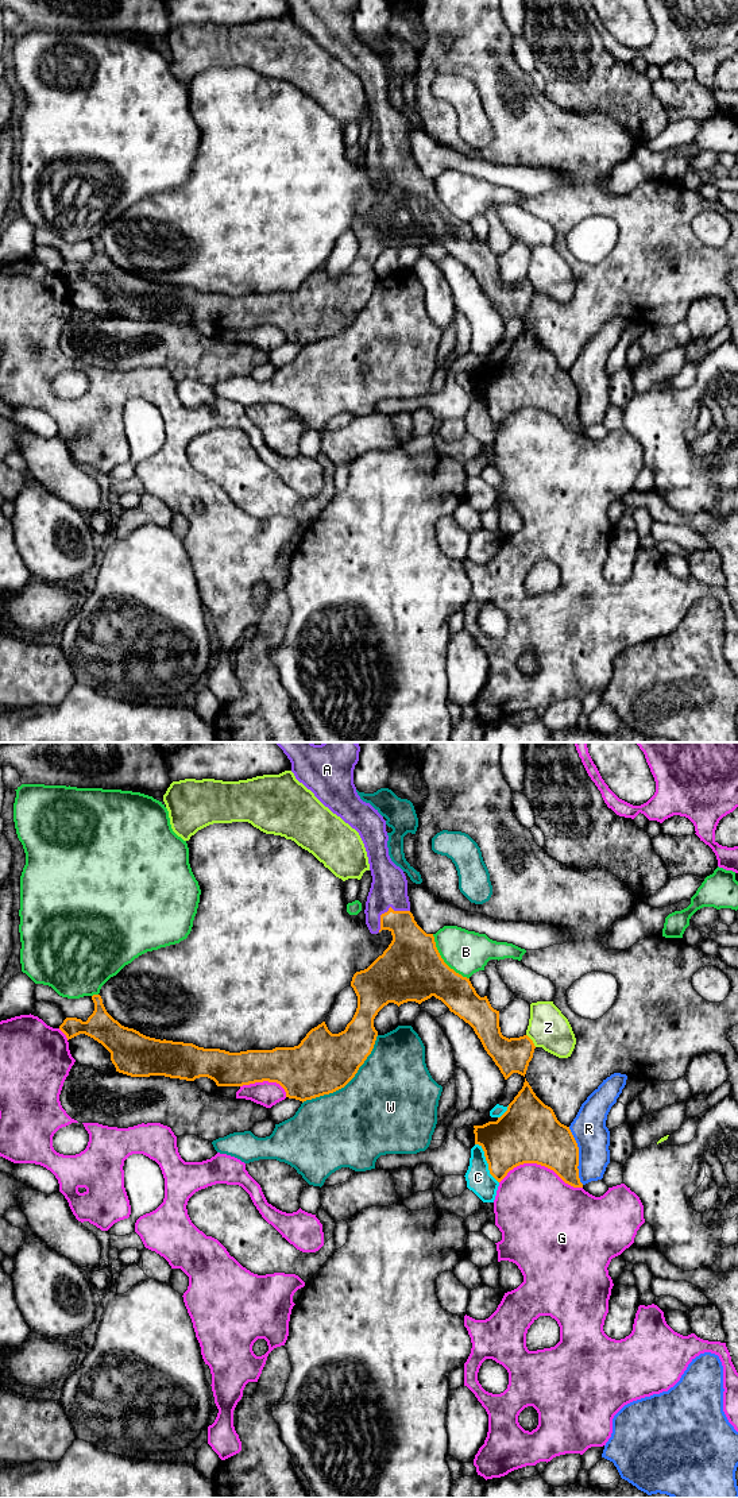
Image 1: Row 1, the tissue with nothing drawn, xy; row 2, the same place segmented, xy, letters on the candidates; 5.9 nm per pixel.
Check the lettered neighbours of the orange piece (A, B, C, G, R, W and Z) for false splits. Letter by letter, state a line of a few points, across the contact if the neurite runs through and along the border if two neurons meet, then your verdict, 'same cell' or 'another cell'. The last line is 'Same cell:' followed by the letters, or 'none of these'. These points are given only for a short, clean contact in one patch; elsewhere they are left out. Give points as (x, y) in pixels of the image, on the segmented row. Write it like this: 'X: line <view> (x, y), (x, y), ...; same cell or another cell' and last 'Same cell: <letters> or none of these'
A: line xy (410, 946), (404, 927), (387, 911), (389, 888); same cell
B: another cell
C: another cell
G: another cell
R: another cell
W: another cell
Z: another cell
Same cell: A

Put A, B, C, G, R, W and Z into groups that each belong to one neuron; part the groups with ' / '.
A / B / C / G / R / W / Z

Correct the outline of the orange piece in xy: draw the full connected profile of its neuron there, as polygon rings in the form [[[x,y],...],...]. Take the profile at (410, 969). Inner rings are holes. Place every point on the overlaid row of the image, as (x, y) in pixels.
[[[275,744],[290,760],[291,772],[295,779],[310,789],[325,807],[359,833],[367,852],[372,876],[364,910],[366,924],[371,934],[389,930],[393,935],[393,941],[383,954],[367,969],[353,974],[351,987],[358,996],[358,1008],[345,1030],[332,1034],[325,1022],[322,1022],[312,1028],[298,1046],[229,1053],[220,1049],[198,1047],[193,1043],[161,1041],[124,1027],[107,1012],[100,995],[92,996],[94,1011],[86,1022],[77,1018],[66,1018],[59,1030],[66,1035],[67,1041],[80,1034],[93,1038],[111,1053],[111,1061],[116,1072],[131,1077],[165,1076],[186,1081],[208,1077],[217,1086],[243,1086],[268,1081],[279,1084],[285,1089],[286,1097],[304,1103],[333,1093],[344,1088],[355,1077],[374,1049],[378,1036],[374,1019],[385,1005],[394,1003],[399,1007],[407,1001],[421,1004],[434,996],[451,1012],[474,1028],[505,1080],[513,1073],[525,1077],[536,1049],[533,1041],[528,1035],[510,1039],[502,1035],[499,1011],[491,1007],[487,996],[480,997],[476,993],[470,978],[456,973],[444,962],[436,947],[433,934],[426,934],[410,912],[406,876],[389,856],[386,821],[378,810],[360,799],[353,784],[353,769],[359,761],[360,752],[359,744]]]

